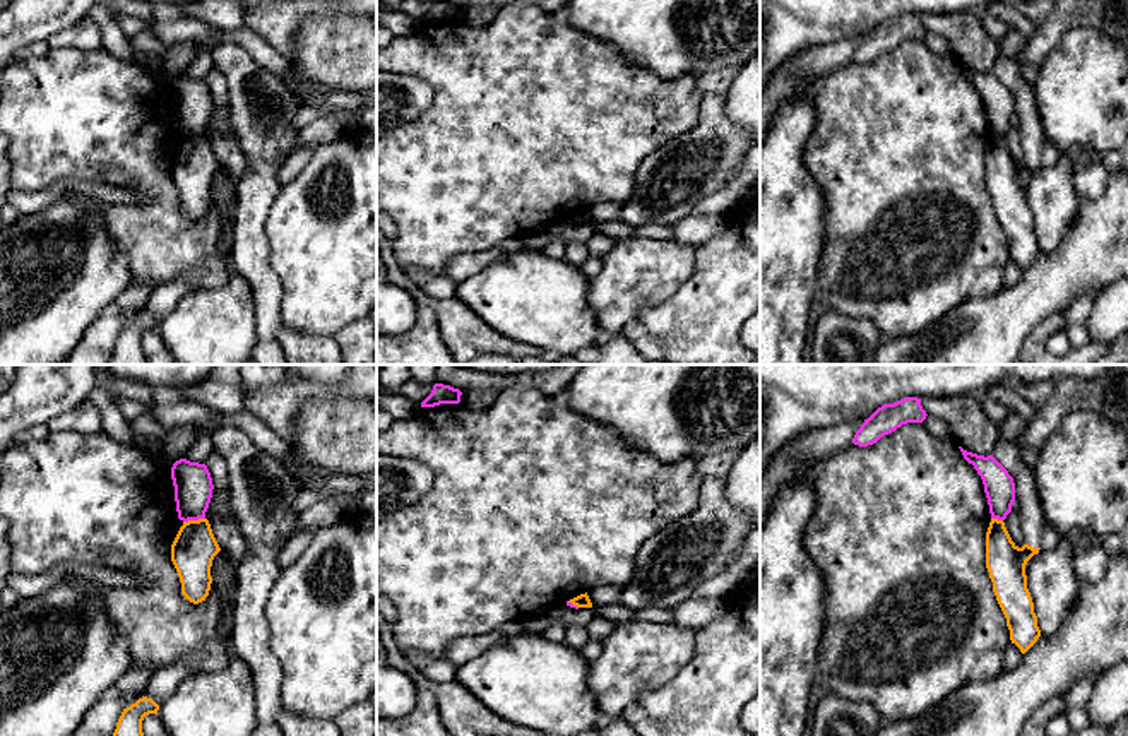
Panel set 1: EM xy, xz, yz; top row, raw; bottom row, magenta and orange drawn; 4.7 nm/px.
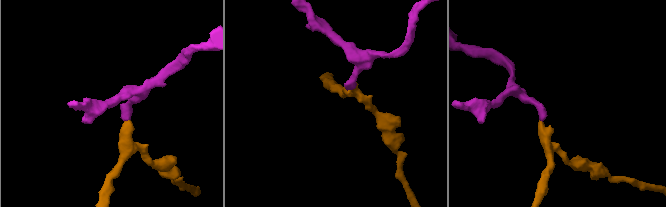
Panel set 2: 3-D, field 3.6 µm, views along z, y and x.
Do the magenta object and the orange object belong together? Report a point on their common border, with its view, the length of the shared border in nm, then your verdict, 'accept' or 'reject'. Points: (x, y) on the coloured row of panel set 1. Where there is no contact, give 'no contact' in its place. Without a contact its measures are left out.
meets magenta in xy at (194, 519); contact 110 nm long; reject

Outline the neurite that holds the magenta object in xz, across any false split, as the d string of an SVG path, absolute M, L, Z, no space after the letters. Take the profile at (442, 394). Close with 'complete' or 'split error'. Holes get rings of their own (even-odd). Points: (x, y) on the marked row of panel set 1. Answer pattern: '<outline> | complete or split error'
M435 383L431 394L421 402L421 407L435 407L440 404L459 404L462 392L450 385Z | complete

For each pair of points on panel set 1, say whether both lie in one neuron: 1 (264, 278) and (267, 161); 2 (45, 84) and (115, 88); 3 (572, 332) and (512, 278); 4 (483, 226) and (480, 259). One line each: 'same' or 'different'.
1: same
2: same
3: same
4: different

